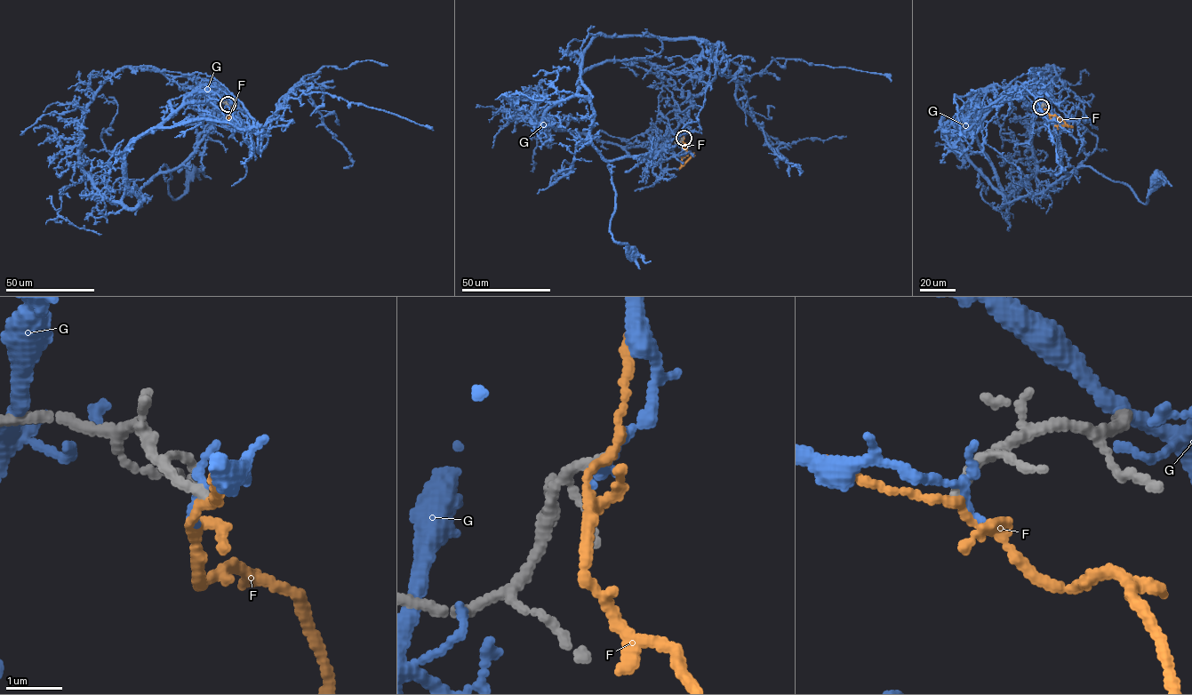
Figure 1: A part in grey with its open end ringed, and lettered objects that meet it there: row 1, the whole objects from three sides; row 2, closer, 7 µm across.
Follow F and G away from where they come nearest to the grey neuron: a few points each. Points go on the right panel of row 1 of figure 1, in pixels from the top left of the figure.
F: (1041, 107), (1048, 111), (1052, 119), (1056, 116), (1068, 125), (1058, 125), (1058, 129)
G: (1042, 107), (1032, 103), (1028, 87), (1049, 113), (1066, 171), (1091, 166), (1126, 184), (1144, 203), (1156, 176)

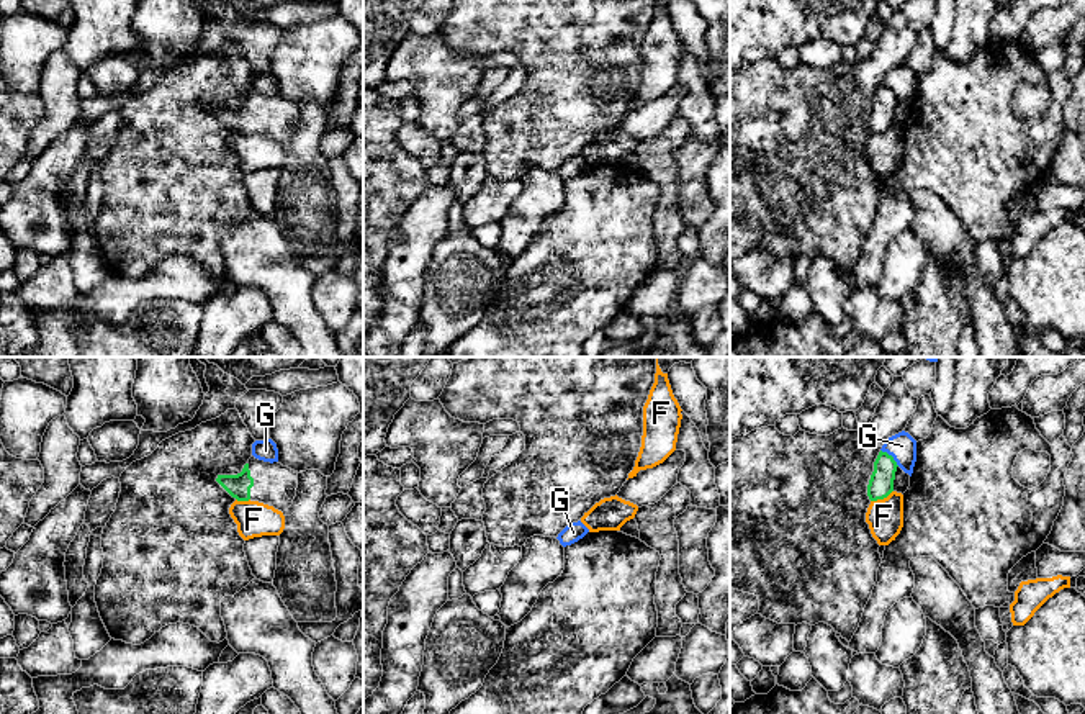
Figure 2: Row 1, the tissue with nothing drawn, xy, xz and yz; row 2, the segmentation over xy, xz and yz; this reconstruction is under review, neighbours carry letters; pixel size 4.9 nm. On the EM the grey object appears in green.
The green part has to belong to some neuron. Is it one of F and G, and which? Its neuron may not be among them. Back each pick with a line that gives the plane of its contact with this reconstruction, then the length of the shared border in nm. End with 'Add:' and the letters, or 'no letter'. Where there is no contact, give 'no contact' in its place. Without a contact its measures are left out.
Add: no letter

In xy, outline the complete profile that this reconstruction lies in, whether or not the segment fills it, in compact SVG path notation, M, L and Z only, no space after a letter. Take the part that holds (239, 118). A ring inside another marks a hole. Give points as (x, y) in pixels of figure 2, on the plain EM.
M250 90L241 106L218 108L216 115L237 134L259 134L283 146L296 129L298 105Z

